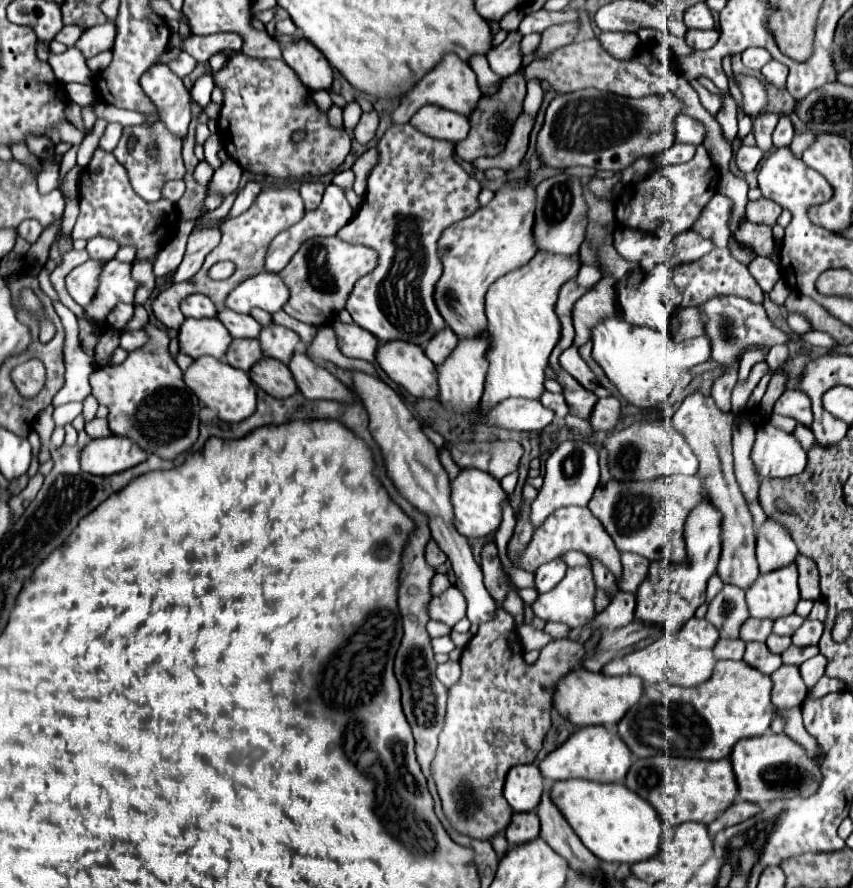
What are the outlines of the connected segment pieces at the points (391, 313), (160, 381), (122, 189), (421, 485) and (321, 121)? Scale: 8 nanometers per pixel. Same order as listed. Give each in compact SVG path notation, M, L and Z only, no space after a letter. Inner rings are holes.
M396 124L386 130L378 142L380 162L368 178L366 196L356 212L356 216L336 234L344 242L358 242L370 246L378 252L378 268L356 282L346 310L352 314L354 322L364 330L372 332L380 342L388 340L408 340L426 346L440 328L446 326L434 304L434 288L442 276L442 264L436 254L436 242L444 228L474 214L478 204L478 194L482 190L480 182L472 178L454 158L454 144L446 140L436 140L420 134L410 124Z
M148 324L144 330L150 336L150 342L144 348L130 352L122 364L104 366L92 372L92 396L98 400L98 404L110 410L112 434L130 438L148 454L174 460L198 438L200 402L184 384L182 370L168 352L168 334L152 324Z
M96 148L92 160L80 174L78 182L78 198L80 198L80 216L72 230L72 238L90 240L94 236L104 236L116 240L120 246L134 246L136 260L150 260L154 262L160 250L168 244L174 236L178 226L178 210L176 206L160 198L158 202L146 202L140 198L128 180L126 168L114 158L114 154Z
M352 372L354 374L354 388L358 396L362 398L368 414L370 414L370 432L378 446L382 448L386 470L400 494L414 504L418 510L426 512L430 518L430 530L432 538L438 542L438 546L446 552L446 556L452 562L454 574L456 574L456 588L464 594L468 602L468 620L472 624L488 622L496 616L498 604L488 594L484 582L482 582L482 570L478 562L474 560L468 542L458 530L454 528L454 510L450 502L450 480L446 470L440 464L436 446L428 440L428 436L422 432L422 424L410 414L410 410L404 406L400 396L384 382L364 374L364 372Z
M234 52L212 78L224 94L218 136L228 156L244 170L272 178L324 176L334 172L348 156L350 136L342 126L330 126L328 116L316 106L308 88L284 60L260 60ZM296 130L306 134L304 140L292 140Z

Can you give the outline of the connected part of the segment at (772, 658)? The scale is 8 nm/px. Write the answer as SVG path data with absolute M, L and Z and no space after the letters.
M748 642L746 644L744 662L750 664L752 668L760 670L766 676L770 676L774 670L778 670L782 666L782 658L778 654L772 654L768 650L768 646L760 644L760 642Z

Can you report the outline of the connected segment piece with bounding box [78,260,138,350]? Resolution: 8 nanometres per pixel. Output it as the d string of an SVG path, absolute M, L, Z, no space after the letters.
M110 260L104 264L100 278L98 278L98 290L92 302L84 308L86 314L78 318L80 326L80 344L88 350L94 350L104 328L106 316L112 312L112 308L118 302L134 302L134 292L138 284L130 276L132 264L124 264L118 260Z

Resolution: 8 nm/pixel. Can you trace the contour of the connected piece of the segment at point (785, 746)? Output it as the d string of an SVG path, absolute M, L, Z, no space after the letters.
M766 732L762 736L744 738L732 748L730 760L738 784L738 796L758 806L776 798L810 796L816 790L816 784L820 784L820 774L812 768L812 760L806 750L786 734Z

